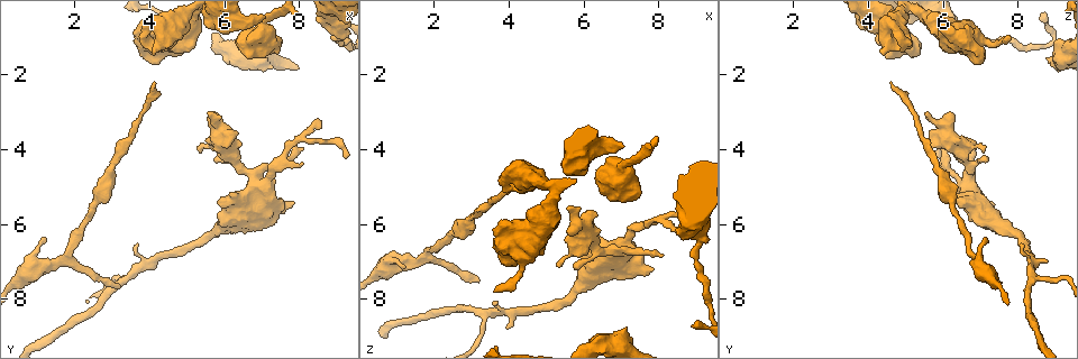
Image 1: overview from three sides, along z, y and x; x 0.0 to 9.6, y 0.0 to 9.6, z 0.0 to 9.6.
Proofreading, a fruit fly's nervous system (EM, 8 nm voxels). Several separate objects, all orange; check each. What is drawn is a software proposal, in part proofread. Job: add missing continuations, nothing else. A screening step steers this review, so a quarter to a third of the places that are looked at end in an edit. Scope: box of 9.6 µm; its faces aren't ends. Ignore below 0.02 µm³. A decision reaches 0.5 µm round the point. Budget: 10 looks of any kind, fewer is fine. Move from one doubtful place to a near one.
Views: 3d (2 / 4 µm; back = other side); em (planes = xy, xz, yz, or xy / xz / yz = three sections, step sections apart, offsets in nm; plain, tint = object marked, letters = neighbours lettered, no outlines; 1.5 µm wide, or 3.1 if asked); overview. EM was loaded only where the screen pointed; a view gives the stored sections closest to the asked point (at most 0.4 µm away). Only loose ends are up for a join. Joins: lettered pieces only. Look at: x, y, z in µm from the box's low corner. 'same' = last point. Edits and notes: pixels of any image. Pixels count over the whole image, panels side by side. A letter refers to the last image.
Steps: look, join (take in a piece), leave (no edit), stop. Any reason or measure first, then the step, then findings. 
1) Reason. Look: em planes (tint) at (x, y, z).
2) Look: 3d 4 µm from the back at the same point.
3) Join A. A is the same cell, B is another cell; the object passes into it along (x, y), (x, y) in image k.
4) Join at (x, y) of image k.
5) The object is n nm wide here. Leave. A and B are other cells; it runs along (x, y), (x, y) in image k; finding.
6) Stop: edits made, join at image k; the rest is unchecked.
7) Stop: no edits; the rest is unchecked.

Branch stops here. Look: em xy step 8 (tint) at (7.90, 5.45, 7.15).

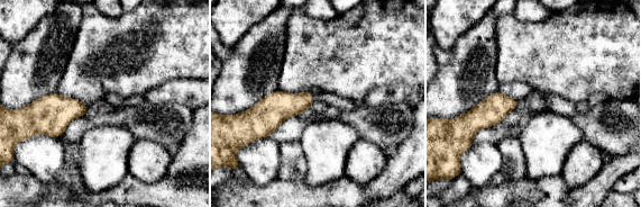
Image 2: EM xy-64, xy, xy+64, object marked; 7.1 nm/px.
See the neighbours. Look: em xy step 8 (letters) at the same point.

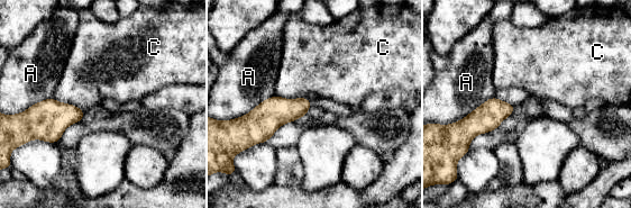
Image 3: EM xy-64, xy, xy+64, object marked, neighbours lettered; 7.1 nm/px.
Leave. A and C are other cells; a border runs along (52, 97), (84, 112) in image 3; none of them fits.

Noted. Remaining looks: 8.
An open end. Look: 3d 2 µm from the back at (5.65, 3.05, 5.50).

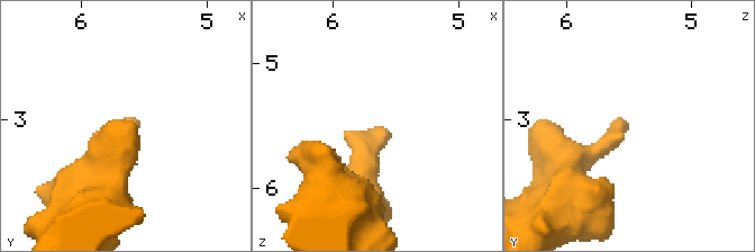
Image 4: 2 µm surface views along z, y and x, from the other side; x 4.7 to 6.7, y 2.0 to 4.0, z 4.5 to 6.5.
Look: em planes (letters) at (5.58, 3.02, 5.52).

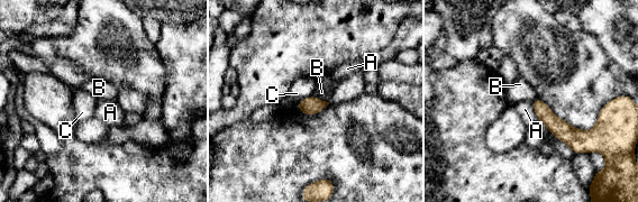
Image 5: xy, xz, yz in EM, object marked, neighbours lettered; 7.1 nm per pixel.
Leave. A, B and C are other cells; it runs along (536, 102), (562, 130), (582, 138) in image 5; none of them fits.

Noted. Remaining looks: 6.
Stops while still wide. Look: 3d 2 µm at (4.00, 1.45, 4.40).

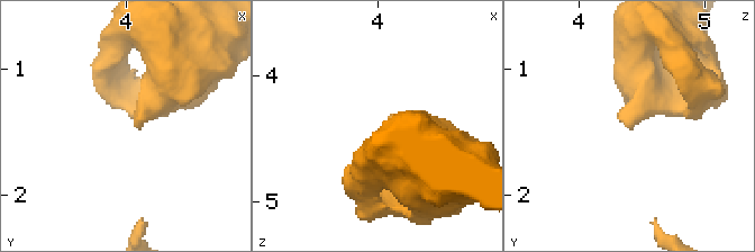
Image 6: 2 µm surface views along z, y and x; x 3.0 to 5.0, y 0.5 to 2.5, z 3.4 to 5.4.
Now the EM. Look: em planes (letters) at (4.04, 1.42, 4.40).

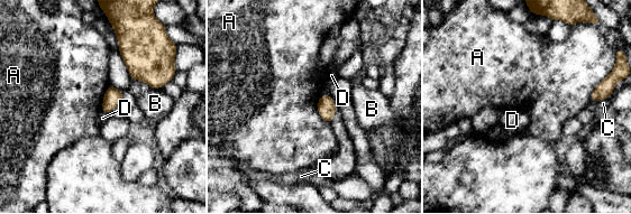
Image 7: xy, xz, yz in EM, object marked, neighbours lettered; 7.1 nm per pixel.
Leave. A, B, C and D are other cells; a border runs along (318, 98), (317, 111), (330, 124) in image 7; no lettered piece goes on from it.

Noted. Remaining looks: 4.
Branch stops here. Look: em yz step 4 (letters) at (3.15, 7.70, 7.50).

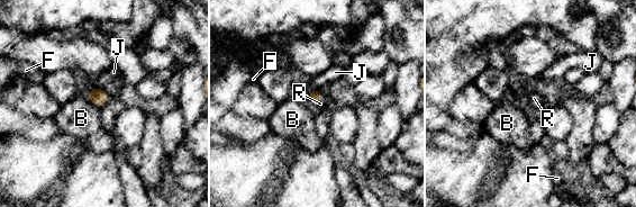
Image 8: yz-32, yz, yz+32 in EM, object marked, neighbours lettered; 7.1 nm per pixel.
Join R. R is the same cell, B, F and J are other cells; the object passes into it along (315, 96), (320, 98), (320, 104) in image 8; the cell continues.

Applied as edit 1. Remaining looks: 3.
Stop: edits made, join at image 8; the rest is unchecked.

